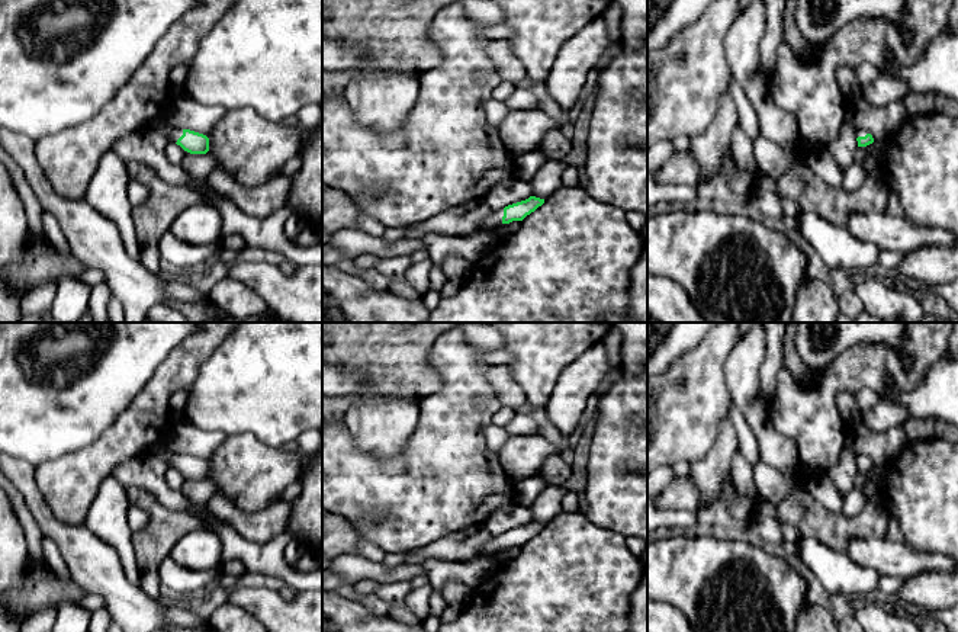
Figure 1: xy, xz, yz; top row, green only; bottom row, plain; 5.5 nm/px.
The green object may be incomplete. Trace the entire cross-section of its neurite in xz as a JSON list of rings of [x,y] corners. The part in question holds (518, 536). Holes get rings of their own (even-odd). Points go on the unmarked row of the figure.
[[[530,522],[525,526],[505,532],[504,535],[491,536],[491,539],[480,549],[478,558],[488,558],[491,554],[501,549],[509,549],[512,546],[523,546],[527,540],[534,538],[544,529],[544,524]]]

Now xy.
[[[167,443],[158,446],[155,453],[165,462],[167,466],[173,466],[190,479],[206,479],[209,477],[209,463],[203,459],[179,455],[171,450]]]

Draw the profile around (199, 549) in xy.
[[[196,529],[174,545],[170,556],[190,570],[215,570],[222,567],[222,542],[213,530]]]

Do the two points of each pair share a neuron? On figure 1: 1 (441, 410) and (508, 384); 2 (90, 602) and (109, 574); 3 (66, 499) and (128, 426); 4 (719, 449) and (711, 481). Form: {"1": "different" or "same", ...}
{"1": "different", "2": "different", "3": "same", "4": "same"}

